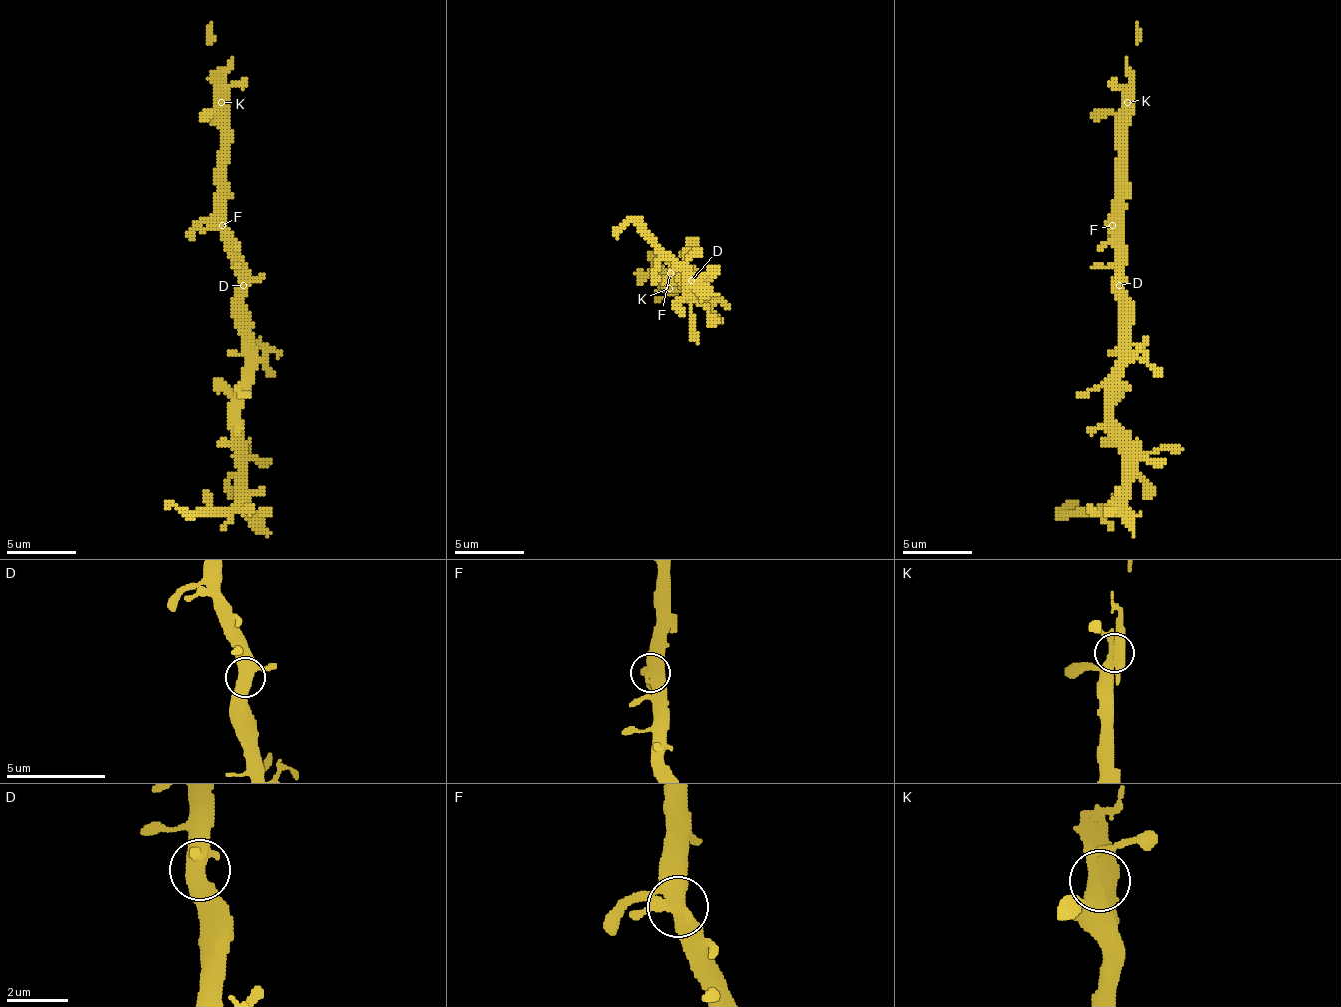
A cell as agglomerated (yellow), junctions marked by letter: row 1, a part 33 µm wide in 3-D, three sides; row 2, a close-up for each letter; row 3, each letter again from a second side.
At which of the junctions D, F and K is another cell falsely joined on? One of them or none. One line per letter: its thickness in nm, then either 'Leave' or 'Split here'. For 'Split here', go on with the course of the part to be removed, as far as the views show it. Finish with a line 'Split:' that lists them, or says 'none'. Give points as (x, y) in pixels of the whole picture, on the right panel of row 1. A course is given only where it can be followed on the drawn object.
D: Thickness 480 nm. Leave
F: Thickness 500 nm. Leave
K: Thickness 500 nm. Leave
Split: none

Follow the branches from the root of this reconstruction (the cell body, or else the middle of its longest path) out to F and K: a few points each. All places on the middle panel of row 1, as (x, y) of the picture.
F: (691, 284), (687, 280), (677, 280), (670, 273)
K: (691, 284), (687, 280), (677, 280), (670, 287)

